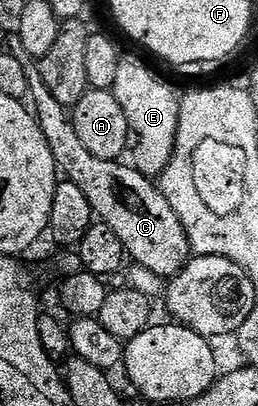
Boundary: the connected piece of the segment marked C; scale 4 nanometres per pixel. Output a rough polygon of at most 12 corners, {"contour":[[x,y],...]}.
{"contour":[[23,52],[53,160],[133,263],[163,278],[187,262],[183,224],[133,165],[96,158]]}

